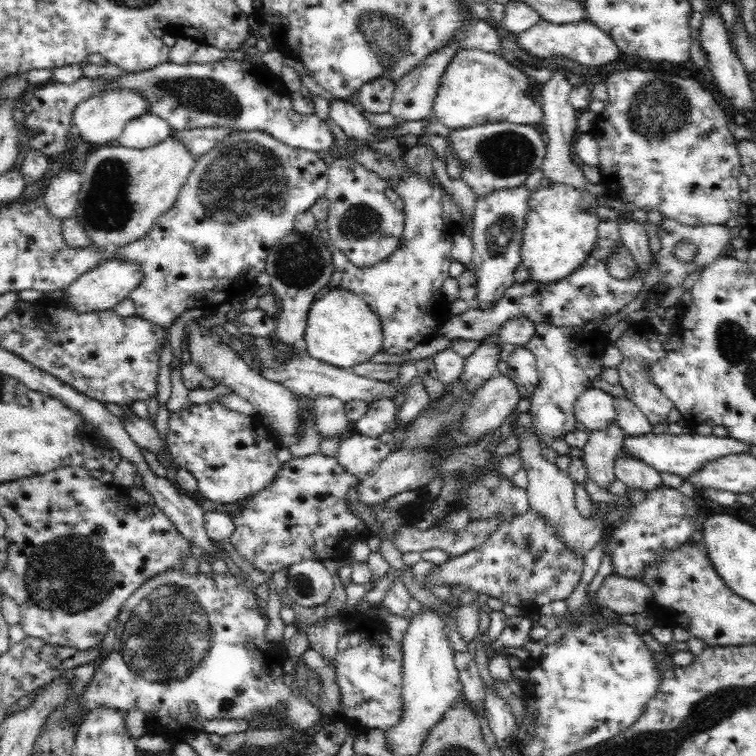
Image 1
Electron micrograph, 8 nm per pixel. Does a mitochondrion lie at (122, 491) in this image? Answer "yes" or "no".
no

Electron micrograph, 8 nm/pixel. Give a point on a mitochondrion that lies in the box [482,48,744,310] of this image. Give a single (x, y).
(656, 111)

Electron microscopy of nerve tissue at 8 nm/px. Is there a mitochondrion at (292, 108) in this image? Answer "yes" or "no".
no

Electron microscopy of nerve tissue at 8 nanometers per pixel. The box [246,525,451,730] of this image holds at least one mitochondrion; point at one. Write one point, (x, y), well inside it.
(303, 584)

